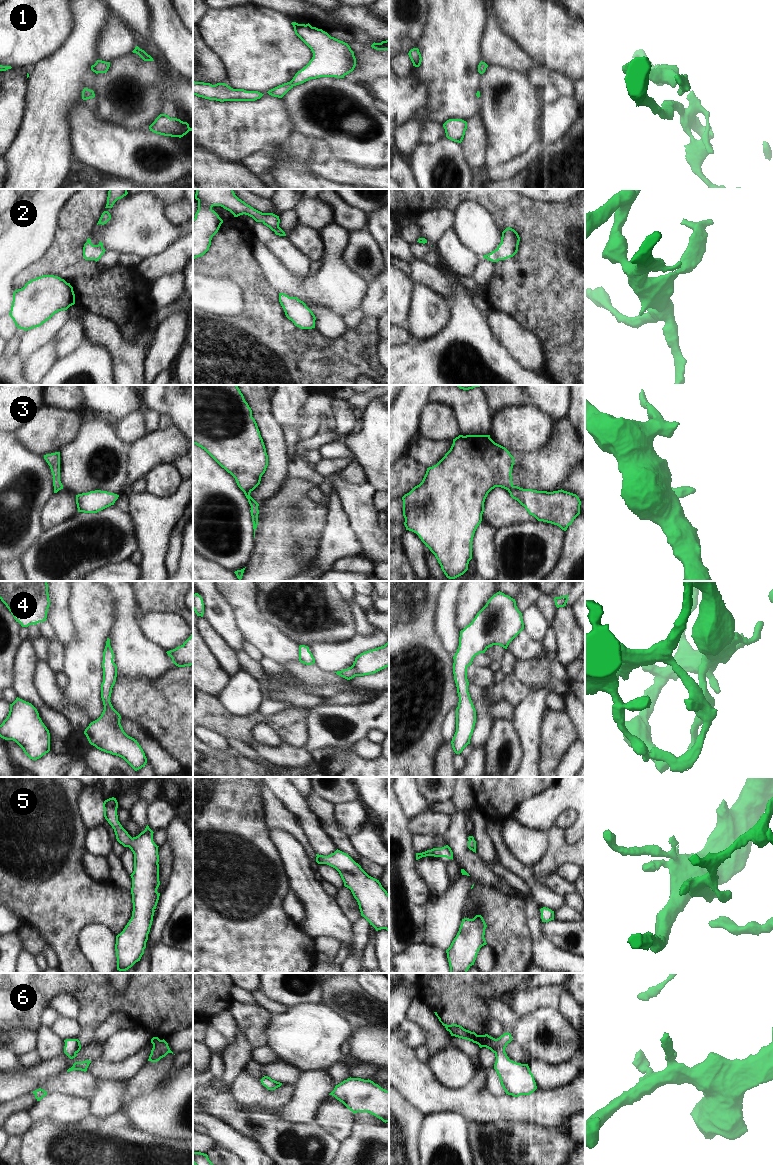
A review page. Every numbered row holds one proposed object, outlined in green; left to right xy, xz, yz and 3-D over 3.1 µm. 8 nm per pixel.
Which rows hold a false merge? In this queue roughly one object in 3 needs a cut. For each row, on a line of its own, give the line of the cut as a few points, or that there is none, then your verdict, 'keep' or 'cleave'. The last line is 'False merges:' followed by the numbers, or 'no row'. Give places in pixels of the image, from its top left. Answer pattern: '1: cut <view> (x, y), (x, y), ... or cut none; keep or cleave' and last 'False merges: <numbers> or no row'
1: cut none; keep
2: cut none; keep
3: cut none; keep
4: cut none; keep
5: cut none; keep
6: cut none; keep
False merges: no row

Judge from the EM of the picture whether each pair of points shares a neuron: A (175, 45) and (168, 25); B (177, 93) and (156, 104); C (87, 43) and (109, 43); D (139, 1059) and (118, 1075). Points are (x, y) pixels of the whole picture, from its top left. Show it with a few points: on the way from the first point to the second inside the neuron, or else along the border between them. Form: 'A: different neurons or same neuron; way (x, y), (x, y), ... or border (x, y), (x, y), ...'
A: same neuron; way (173, 40), (168, 34), (168, 30)
B: different neurons; border (160, 77), (163, 83), (162, 100), (165, 104)
C: different neurons; border (108, 22), (97, 45), (97, 59)
D: same neuron; way (134, 1062), (123, 1070)

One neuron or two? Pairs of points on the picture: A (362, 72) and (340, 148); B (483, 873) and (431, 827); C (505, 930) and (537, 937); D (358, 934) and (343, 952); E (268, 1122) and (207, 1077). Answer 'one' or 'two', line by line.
A: two
B: two
C: two
D: two
E: two

